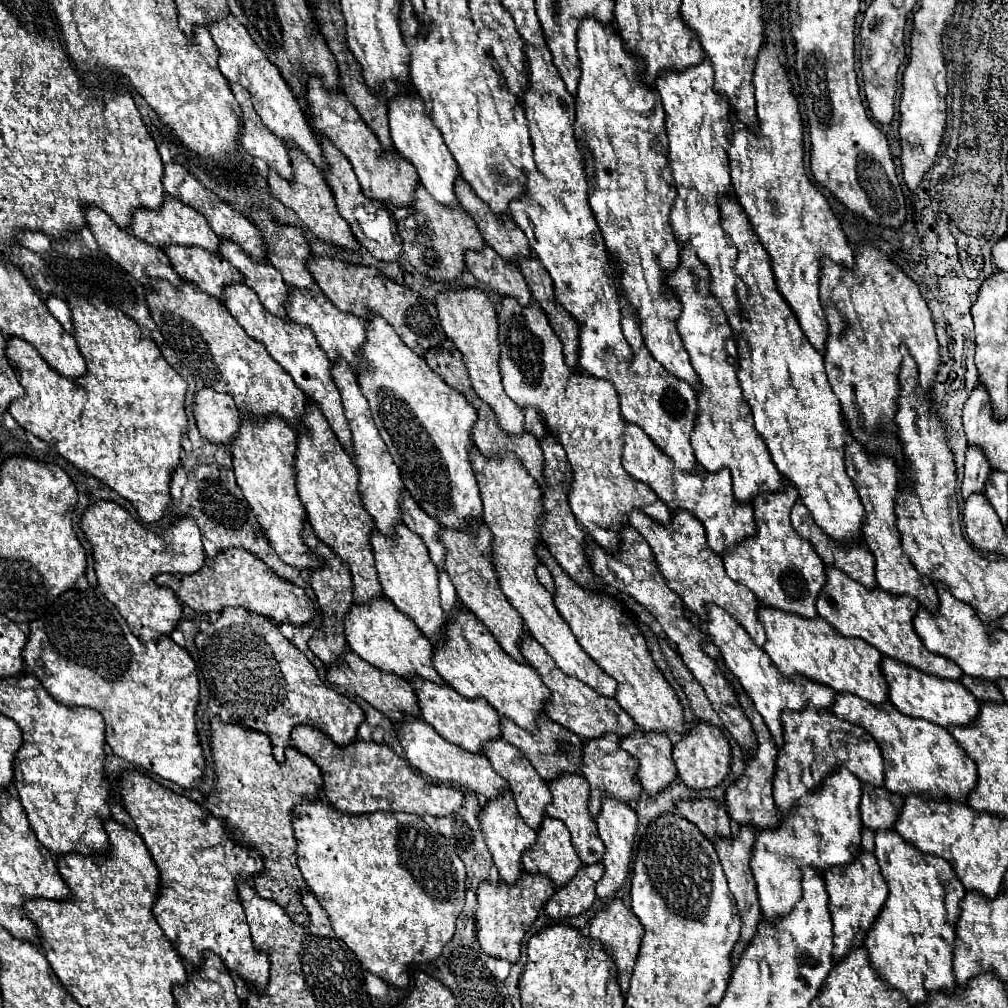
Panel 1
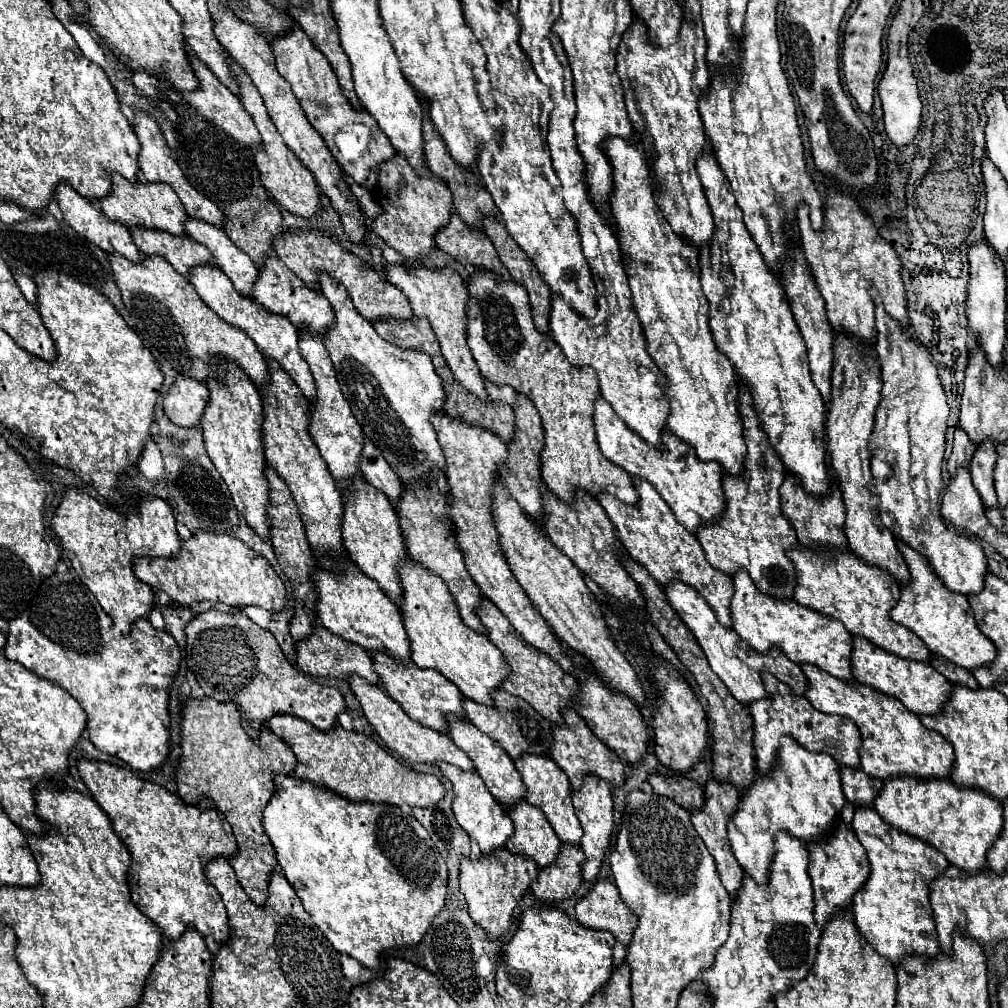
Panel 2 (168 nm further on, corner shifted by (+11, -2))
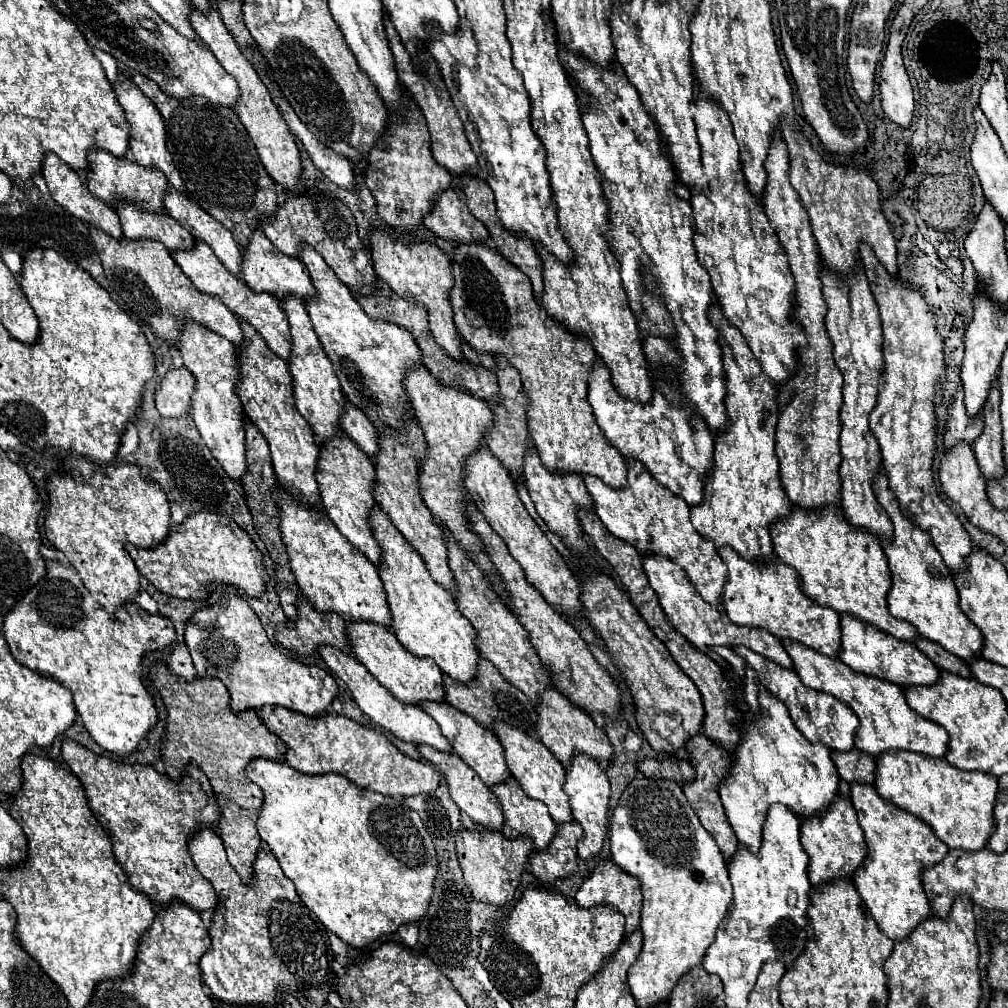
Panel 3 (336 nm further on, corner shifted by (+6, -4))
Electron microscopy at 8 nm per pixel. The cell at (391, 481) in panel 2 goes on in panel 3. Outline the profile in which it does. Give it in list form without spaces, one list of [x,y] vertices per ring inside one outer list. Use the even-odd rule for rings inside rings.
[[[347,404],[345,416],[341,420],[341,428],[375,464],[377,452],[379,452],[379,442],[377,442],[377,432],[373,430],[373,424],[367,420],[367,416],[359,408]]]

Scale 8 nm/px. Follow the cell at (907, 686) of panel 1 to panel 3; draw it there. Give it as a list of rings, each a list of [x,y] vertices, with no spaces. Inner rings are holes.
[[[841,614],[841,652],[839,658],[849,668],[853,668],[859,674],[875,676],[881,680],[887,680],[891,684],[897,684],[901,688],[909,686],[933,686],[939,680],[939,668],[927,660],[925,654],[921,654],[915,644],[901,642],[849,614]]]

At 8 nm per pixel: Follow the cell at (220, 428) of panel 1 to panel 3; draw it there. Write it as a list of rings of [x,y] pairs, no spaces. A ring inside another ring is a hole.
[[[187,368],[169,370],[159,390],[155,392],[155,406],[161,416],[177,418],[191,412],[191,394],[195,392],[197,380]]]

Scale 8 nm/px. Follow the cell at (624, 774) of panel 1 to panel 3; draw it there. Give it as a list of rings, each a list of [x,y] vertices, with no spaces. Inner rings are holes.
[[[549,688],[541,694],[541,704],[537,706],[539,722],[537,722],[537,734],[541,742],[555,754],[555,758],[565,766],[565,770],[571,768],[573,756],[585,754],[597,762],[611,762],[613,760],[613,746],[605,734],[603,728],[599,728],[593,718],[587,712],[581,712],[577,706],[573,706],[561,692],[555,688]]]

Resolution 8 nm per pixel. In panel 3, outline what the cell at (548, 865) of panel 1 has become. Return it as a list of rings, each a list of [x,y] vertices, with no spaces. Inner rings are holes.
[[[509,778],[505,784],[497,784],[491,790],[497,794],[505,812],[505,838],[513,840],[523,834],[533,840],[537,850],[545,850],[557,832],[557,824],[551,820],[547,806],[529,798],[515,778]]]

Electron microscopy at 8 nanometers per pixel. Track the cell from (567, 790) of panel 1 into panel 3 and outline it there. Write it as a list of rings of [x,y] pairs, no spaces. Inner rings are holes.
[[[495,722],[495,724],[497,724],[495,734],[497,734],[497,738],[501,740],[501,744],[505,748],[505,760],[507,760],[509,772],[521,784],[523,792],[529,798],[541,800],[549,808],[549,814],[555,820],[555,824],[573,822],[571,804],[569,804],[569,798],[567,798],[567,794],[563,790],[565,768],[561,766],[561,762],[539,740],[527,736],[525,732],[521,732],[521,730],[517,730],[517,728],[509,726],[509,724],[499,724],[499,722]]]

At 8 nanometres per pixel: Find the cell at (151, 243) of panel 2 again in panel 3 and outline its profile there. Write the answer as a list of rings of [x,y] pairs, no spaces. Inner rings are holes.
[[[119,204],[115,210],[121,218],[123,234],[129,240],[159,240],[171,254],[177,250],[195,248],[195,238],[169,214],[157,216],[153,212],[143,212],[133,204]]]

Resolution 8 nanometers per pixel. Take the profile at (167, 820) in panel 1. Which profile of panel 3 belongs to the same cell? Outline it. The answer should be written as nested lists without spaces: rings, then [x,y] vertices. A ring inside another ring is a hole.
[[[65,740],[61,750],[63,760],[81,780],[93,814],[105,824],[105,832],[113,840],[115,858],[125,870],[129,884],[159,906],[183,902],[197,912],[215,912],[217,894],[195,868],[187,846],[187,840],[203,826],[217,826],[221,820],[221,808],[203,772],[191,766],[181,782],[173,782],[151,766],[119,764],[71,740]]]

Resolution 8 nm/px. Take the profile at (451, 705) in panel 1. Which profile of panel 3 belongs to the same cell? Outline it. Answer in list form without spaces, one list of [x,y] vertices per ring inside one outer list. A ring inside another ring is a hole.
[[[353,622],[347,624],[347,632],[351,638],[355,658],[385,686],[397,700],[405,704],[421,704],[421,700],[435,700],[445,702],[445,688],[443,688],[443,672],[441,668],[429,658],[417,658],[407,652],[401,642],[393,636],[393,632],[385,630],[377,624],[363,624]]]

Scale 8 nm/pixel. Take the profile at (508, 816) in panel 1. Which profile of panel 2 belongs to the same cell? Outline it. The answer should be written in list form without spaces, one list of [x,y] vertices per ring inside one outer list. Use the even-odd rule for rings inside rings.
[[[436,762],[436,766],[442,770],[442,774],[452,782],[454,788],[454,802],[452,802],[452,810],[454,816],[458,820],[458,824],[472,836],[476,838],[476,842],[480,844],[480,850],[490,854],[494,848],[504,846],[504,842],[514,834],[514,826],[504,810],[504,806],[488,792],[488,788],[484,786],[482,778],[476,772],[466,772],[458,766],[452,766],[448,762]]]

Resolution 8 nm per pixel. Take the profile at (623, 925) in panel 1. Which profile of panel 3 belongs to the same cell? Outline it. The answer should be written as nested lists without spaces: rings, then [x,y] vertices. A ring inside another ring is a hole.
[[[601,862],[595,866],[593,874],[581,884],[579,892],[575,894],[575,902],[581,908],[595,908],[595,906],[613,906],[615,910],[619,910],[627,924],[625,924],[625,936],[631,936],[637,928],[639,928],[639,914],[641,914],[641,904],[643,904],[643,896],[641,896],[641,888],[639,882],[633,880],[631,874],[621,872],[619,866],[615,866],[613,862]]]

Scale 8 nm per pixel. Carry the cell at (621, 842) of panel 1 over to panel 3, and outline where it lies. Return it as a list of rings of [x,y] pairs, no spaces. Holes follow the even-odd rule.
[[[579,754],[573,760],[573,768],[567,772],[567,782],[565,782],[563,790],[569,794],[573,818],[581,824],[581,828],[585,832],[585,838],[577,846],[577,854],[579,854],[579,858],[591,860],[603,848],[603,838],[609,832],[609,814],[607,814],[609,812],[609,794],[611,794],[609,780],[607,780],[603,768],[595,760]]]

